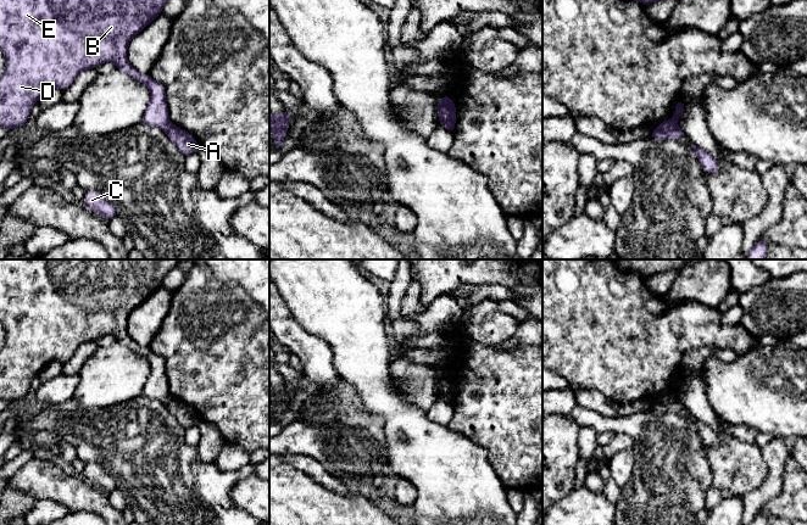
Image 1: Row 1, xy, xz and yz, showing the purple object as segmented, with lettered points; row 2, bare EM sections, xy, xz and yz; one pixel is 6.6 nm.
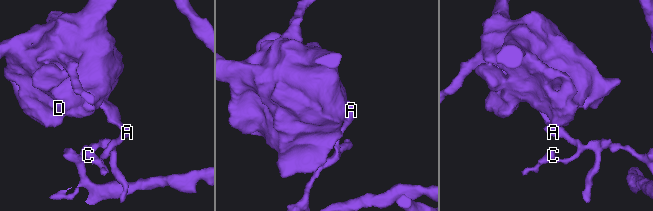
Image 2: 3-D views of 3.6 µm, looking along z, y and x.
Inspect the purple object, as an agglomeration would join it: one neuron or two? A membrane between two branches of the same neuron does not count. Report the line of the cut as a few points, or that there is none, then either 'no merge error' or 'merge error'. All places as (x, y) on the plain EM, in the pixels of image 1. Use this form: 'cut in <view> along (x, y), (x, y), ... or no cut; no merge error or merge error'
cut in yz along (675, 396), (660, 400); merge error

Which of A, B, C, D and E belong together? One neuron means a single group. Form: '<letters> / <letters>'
A C / B D E

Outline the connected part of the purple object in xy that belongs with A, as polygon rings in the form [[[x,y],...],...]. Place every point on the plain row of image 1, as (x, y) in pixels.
[[[171,397],[166,407],[183,429],[197,425],[200,421],[196,412],[190,406],[179,400]]]

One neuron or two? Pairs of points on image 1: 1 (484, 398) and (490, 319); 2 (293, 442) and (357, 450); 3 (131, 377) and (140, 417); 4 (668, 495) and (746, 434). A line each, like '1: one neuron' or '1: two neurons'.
1: two neurons
2: one neuron
3: two neurons
4: two neurons

